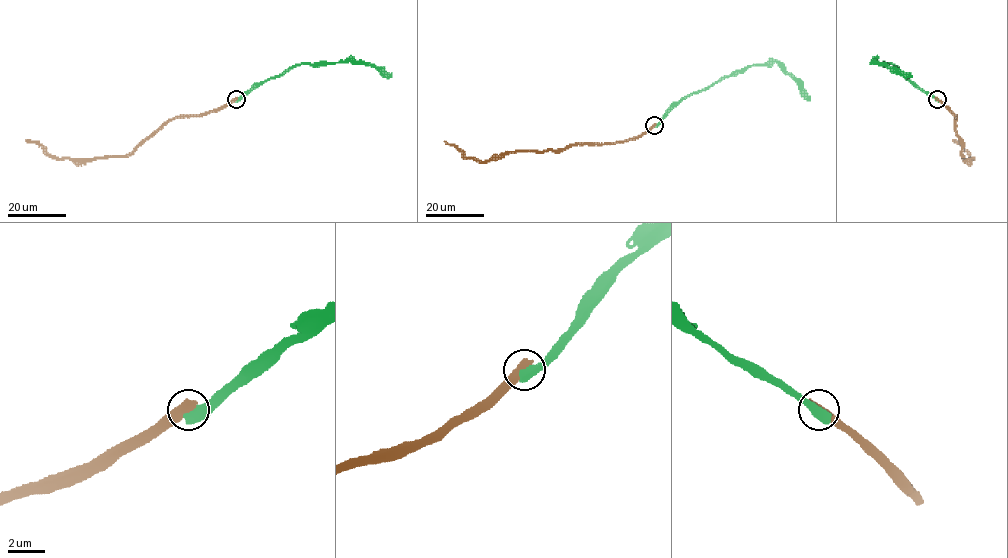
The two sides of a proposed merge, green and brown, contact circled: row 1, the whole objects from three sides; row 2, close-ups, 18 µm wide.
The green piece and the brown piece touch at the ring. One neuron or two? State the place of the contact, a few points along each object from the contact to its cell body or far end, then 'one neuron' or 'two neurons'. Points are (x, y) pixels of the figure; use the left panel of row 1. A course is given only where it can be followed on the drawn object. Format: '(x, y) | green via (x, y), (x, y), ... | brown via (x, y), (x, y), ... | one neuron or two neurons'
(236, 99) | green via (236, 99), (260, 83), (307, 63), (369, 63), (391, 77) | brown via (236, 99), (206, 114), (170, 119), (132, 152), (123, 156), (58, 159), (49, 156), (35, 142), (25, 140) | two neurons

